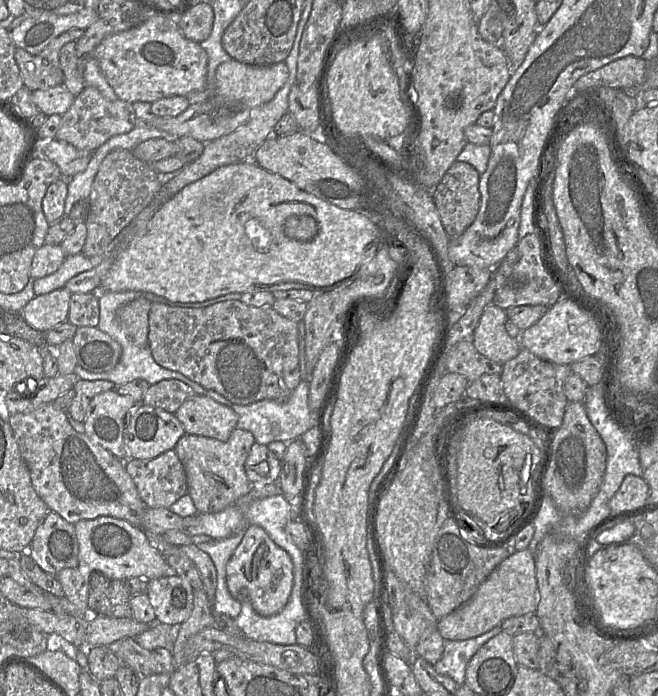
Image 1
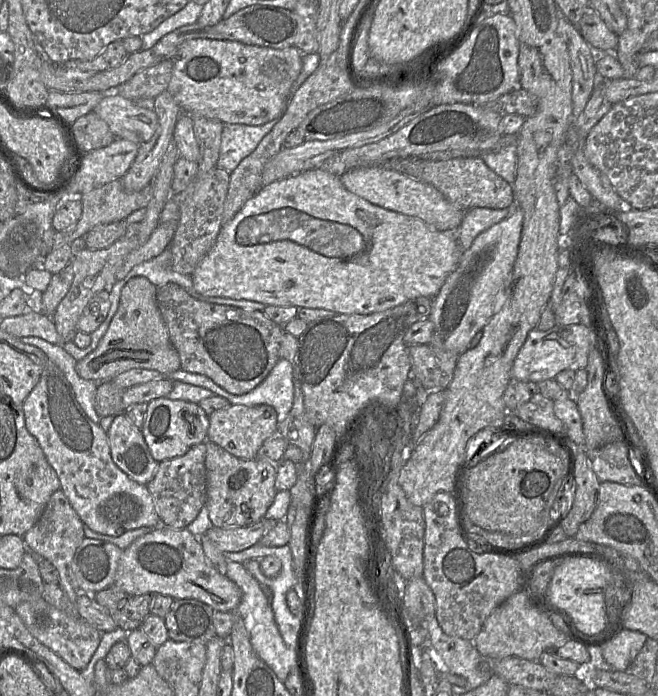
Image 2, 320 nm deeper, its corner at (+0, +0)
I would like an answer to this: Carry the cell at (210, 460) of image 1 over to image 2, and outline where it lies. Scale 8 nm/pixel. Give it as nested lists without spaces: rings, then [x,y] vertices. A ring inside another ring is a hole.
[[[206,440],[207,500],[205,506],[214,527],[237,528],[264,518],[277,490],[275,479],[279,462],[270,459],[238,458],[212,441]]]

